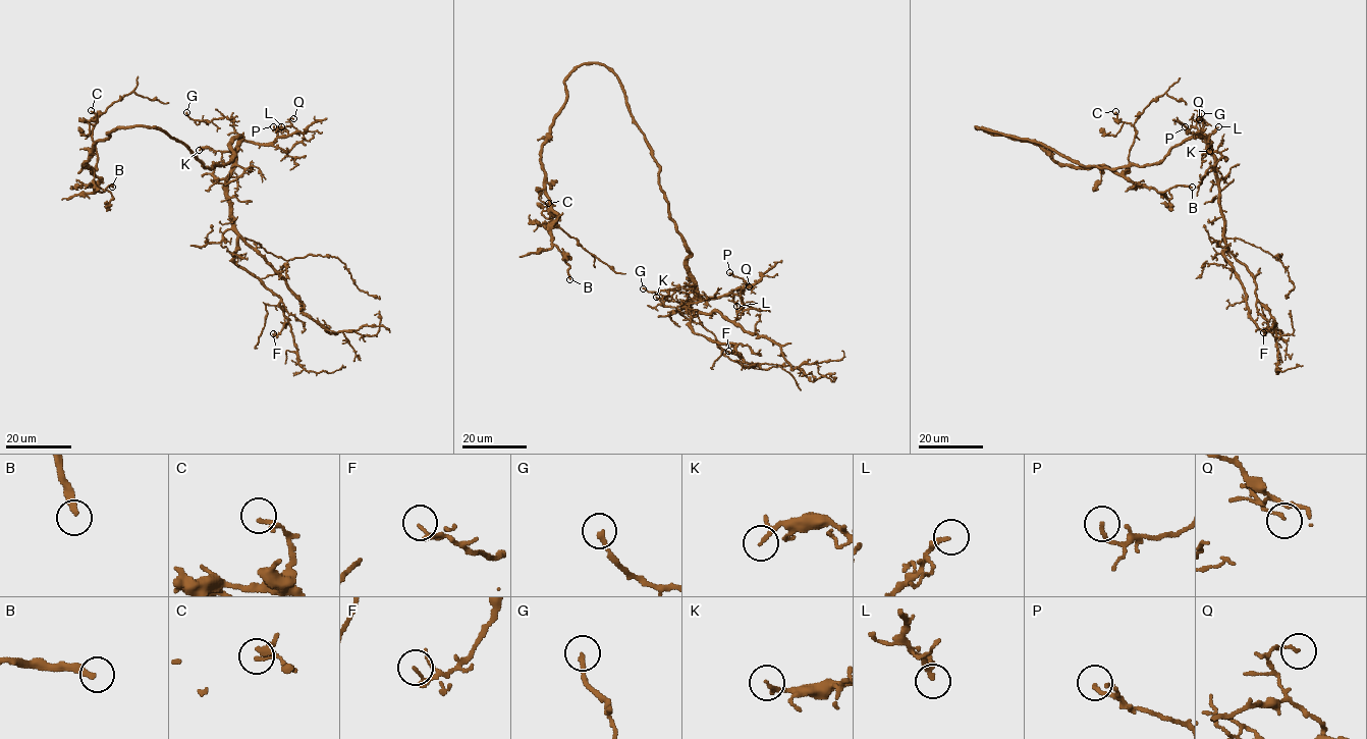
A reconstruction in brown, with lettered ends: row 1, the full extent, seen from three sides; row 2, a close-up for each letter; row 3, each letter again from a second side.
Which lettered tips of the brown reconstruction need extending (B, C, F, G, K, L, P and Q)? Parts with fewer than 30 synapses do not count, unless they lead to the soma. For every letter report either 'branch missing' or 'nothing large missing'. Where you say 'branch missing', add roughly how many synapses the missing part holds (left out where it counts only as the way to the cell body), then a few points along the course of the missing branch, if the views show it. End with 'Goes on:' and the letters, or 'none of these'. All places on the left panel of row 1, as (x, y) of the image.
B: branch missing; 60 synapses; course (112, 187), (112, 213), (91, 230)
C: nothing large missing
F: nothing large missing
G: nothing large missing
K: nothing large missing
L: nothing large missing
P: nothing large missing
Q: nothing large missing
Goes on: B

